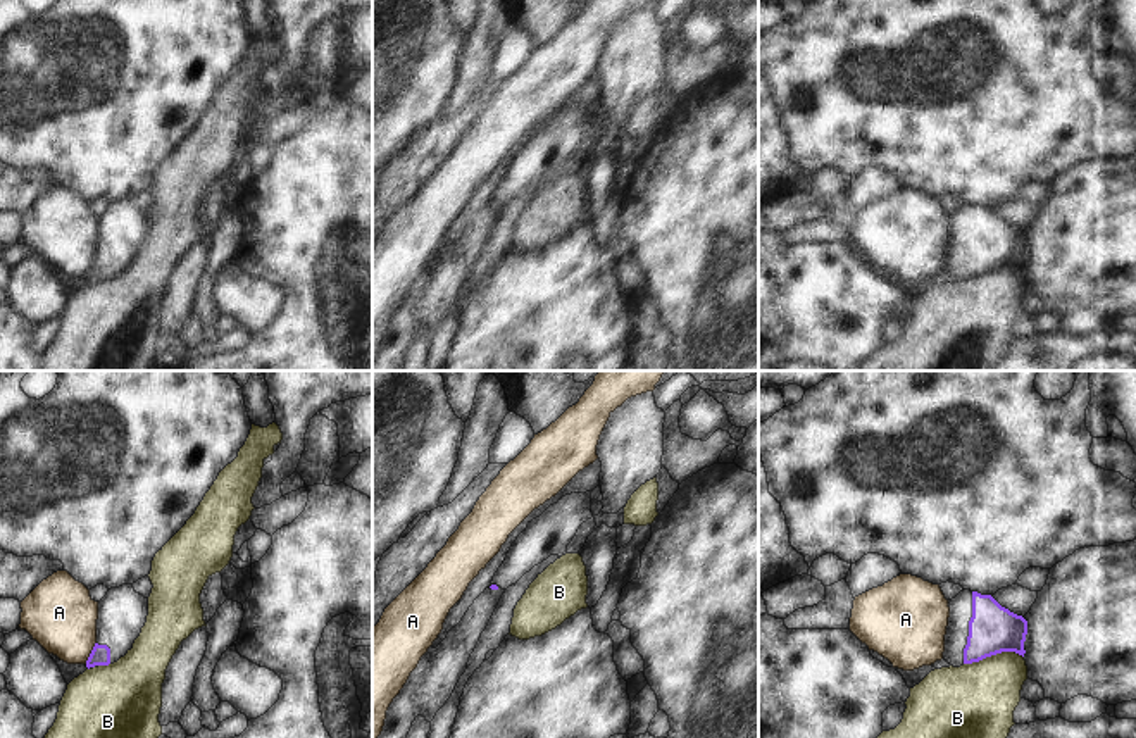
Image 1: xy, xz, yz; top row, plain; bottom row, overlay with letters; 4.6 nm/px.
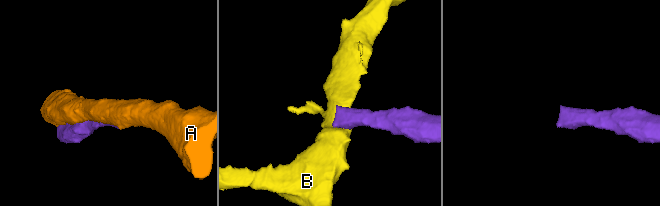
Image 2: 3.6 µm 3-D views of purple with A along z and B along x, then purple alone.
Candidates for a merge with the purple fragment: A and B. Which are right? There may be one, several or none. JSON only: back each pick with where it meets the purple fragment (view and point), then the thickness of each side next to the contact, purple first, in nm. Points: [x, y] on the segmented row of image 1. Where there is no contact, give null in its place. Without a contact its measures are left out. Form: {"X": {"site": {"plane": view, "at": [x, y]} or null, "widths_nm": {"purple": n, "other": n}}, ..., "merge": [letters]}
{"merge": []}

